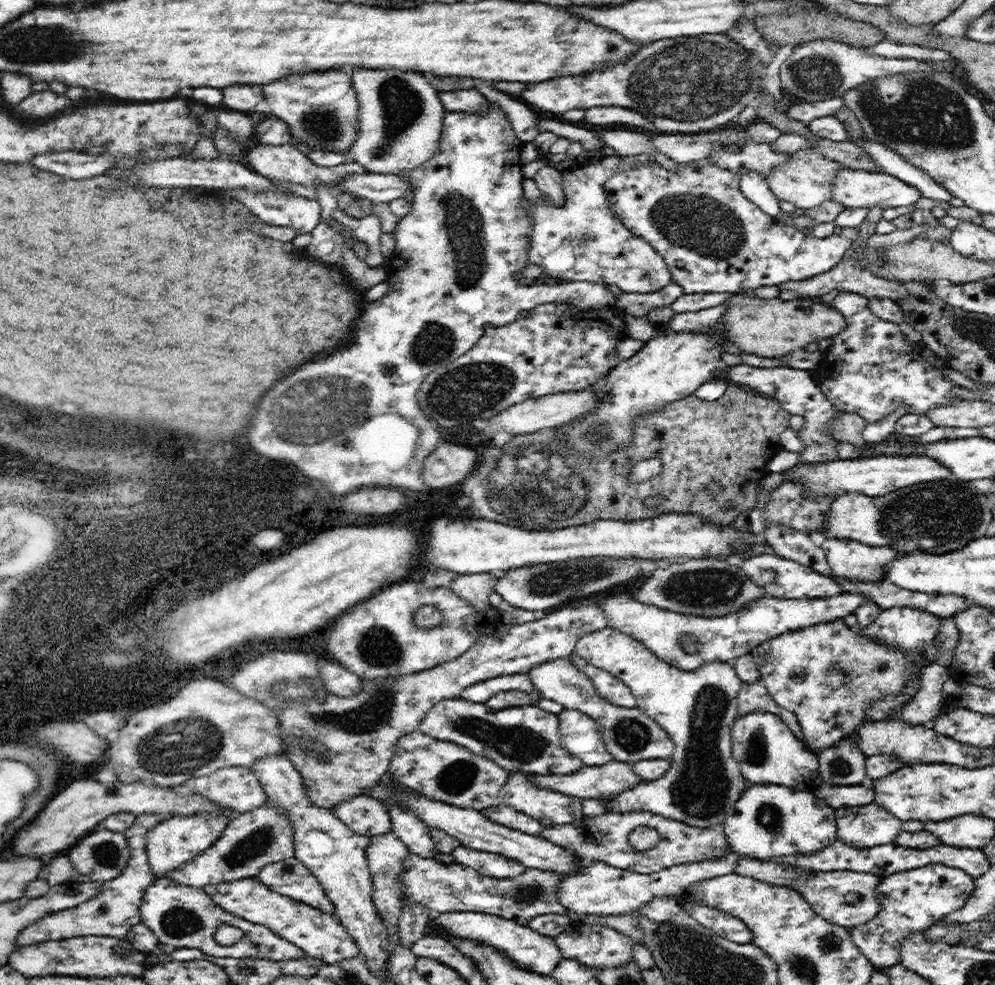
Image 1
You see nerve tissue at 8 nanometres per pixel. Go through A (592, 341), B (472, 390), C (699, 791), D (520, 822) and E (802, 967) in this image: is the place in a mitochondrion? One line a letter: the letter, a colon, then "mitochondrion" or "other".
A: other
B: mitochondrion
C: mitochondrion
D: other
E: mitochondrion

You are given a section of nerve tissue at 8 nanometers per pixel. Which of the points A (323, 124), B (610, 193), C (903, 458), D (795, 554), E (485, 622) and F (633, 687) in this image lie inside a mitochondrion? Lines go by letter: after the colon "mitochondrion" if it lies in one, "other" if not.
A: mitochondrion
B: other
C: other
D: other
E: other
F: other

